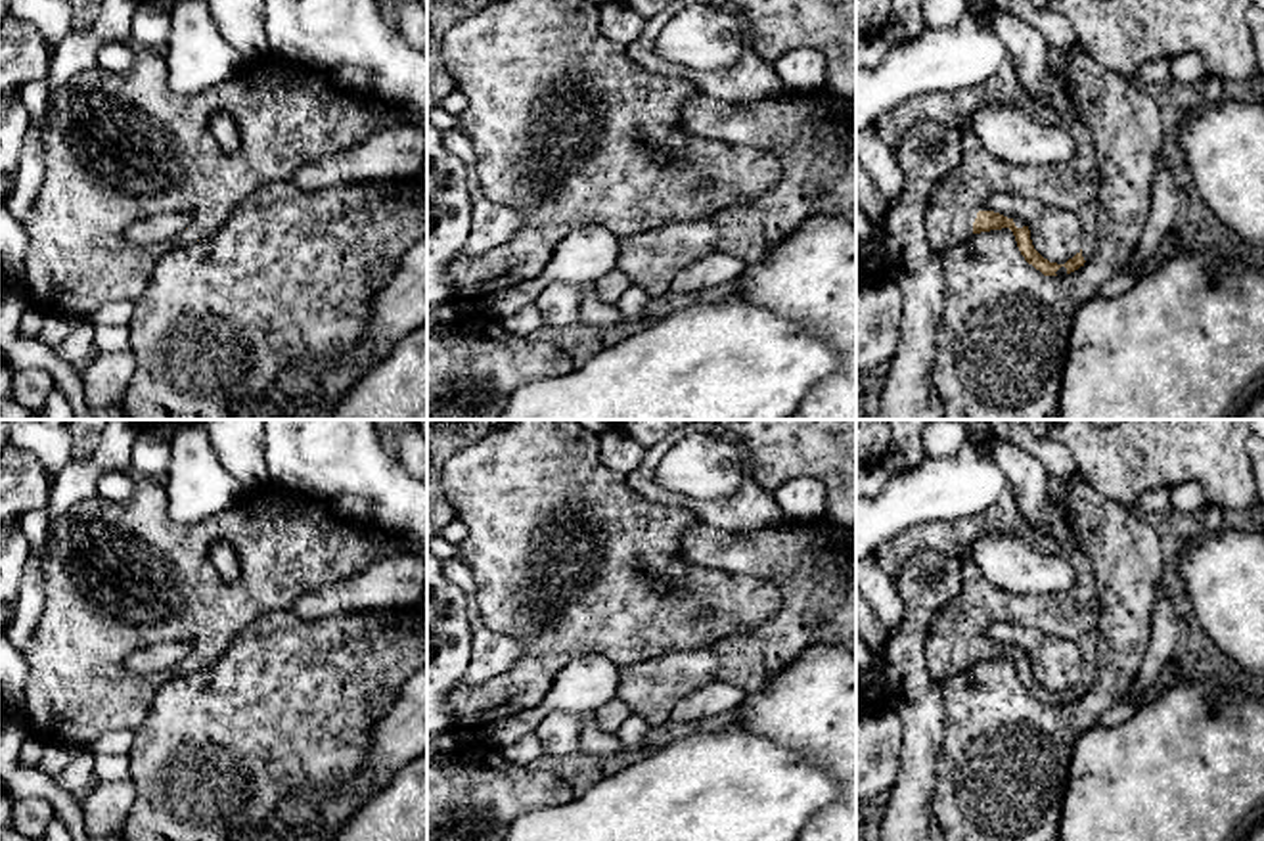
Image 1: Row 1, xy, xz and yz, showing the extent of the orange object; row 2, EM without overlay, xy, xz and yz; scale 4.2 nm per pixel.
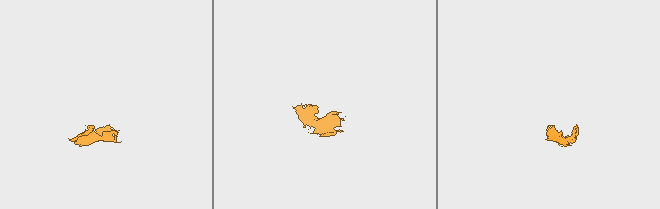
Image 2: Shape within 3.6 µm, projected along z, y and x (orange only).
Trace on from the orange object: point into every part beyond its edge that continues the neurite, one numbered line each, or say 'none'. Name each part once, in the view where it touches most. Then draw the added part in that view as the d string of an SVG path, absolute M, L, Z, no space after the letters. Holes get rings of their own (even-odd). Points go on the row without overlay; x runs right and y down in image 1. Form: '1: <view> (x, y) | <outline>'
1: yz (958, 625) | M1005 489L996 504L973 517L944 523L914 525L885 540L875 559L894 577L912 557L923 552L954 556L961 563L961 590L944 603L929 625L927 659L937 682L973 667L973 651L996 623L1017 623L1074 642L1082 653L1082 686L1094 682L1097 663L1099 596L1090 559L1072 544L1059 544L1034 529L1019 511L1015 494ZM986 534L1009 534L1065 557L1074 569L1074 584L1051 596L1013 594L990 584L969 559L973 544Z

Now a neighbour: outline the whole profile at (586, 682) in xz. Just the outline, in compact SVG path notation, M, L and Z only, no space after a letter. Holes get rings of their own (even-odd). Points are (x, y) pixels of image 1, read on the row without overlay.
M603 655L576 657L555 674L552 688L538 705L475 730L473 739L500 751L536 732L542 718L552 711L594 713L617 695L619 671Z

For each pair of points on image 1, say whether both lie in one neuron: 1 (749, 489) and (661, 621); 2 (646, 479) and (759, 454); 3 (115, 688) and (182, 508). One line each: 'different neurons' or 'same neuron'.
1: different neurons
2: different neurons
3: different neurons

